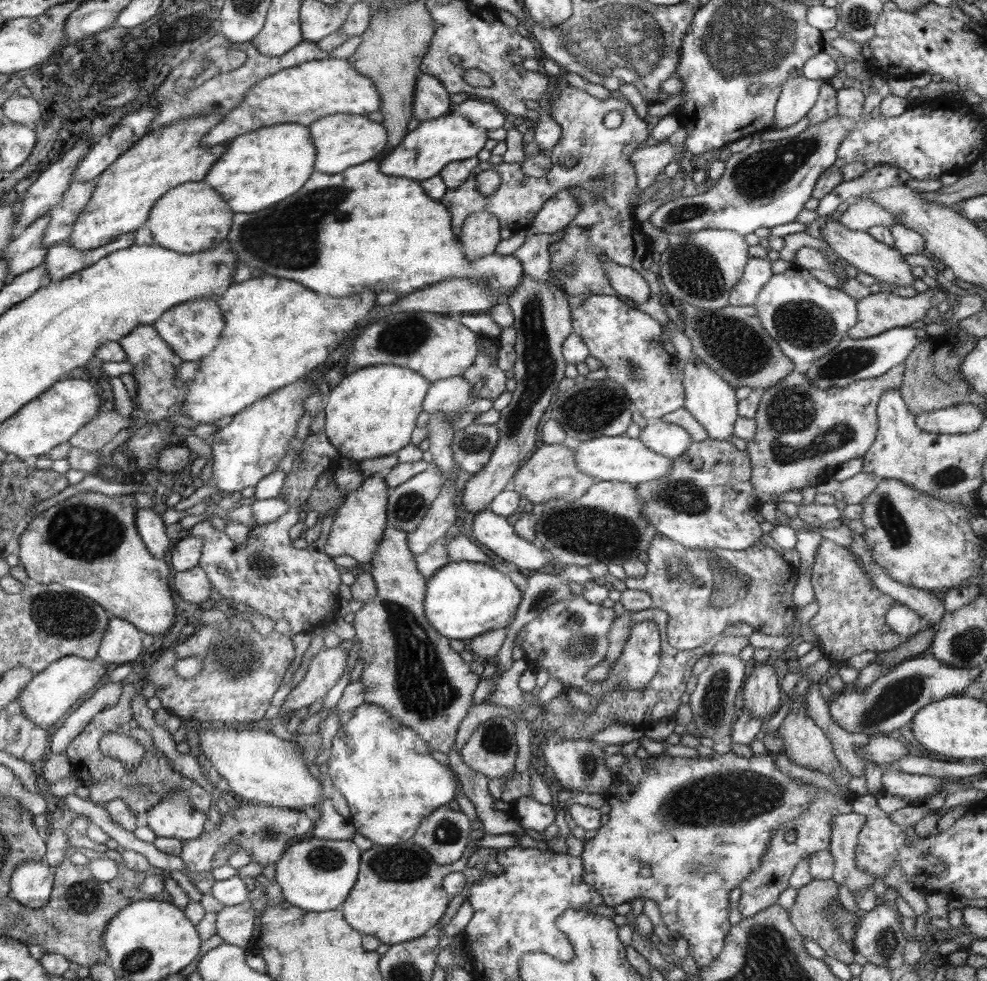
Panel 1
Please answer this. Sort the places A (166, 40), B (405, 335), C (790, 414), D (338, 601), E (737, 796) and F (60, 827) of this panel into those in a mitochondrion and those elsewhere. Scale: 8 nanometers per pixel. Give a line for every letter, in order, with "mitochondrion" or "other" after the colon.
A: other
B: mitochondrion
C: mitochondrion
D: other
E: mitochondrion
F: other

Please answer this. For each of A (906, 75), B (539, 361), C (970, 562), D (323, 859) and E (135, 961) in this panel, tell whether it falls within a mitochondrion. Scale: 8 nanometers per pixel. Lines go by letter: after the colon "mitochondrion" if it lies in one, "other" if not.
A: other
B: mitochondrion
C: other
D: mitochondrion
E: mitochondrion

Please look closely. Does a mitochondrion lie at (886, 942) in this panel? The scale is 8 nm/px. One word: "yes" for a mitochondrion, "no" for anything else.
yes

